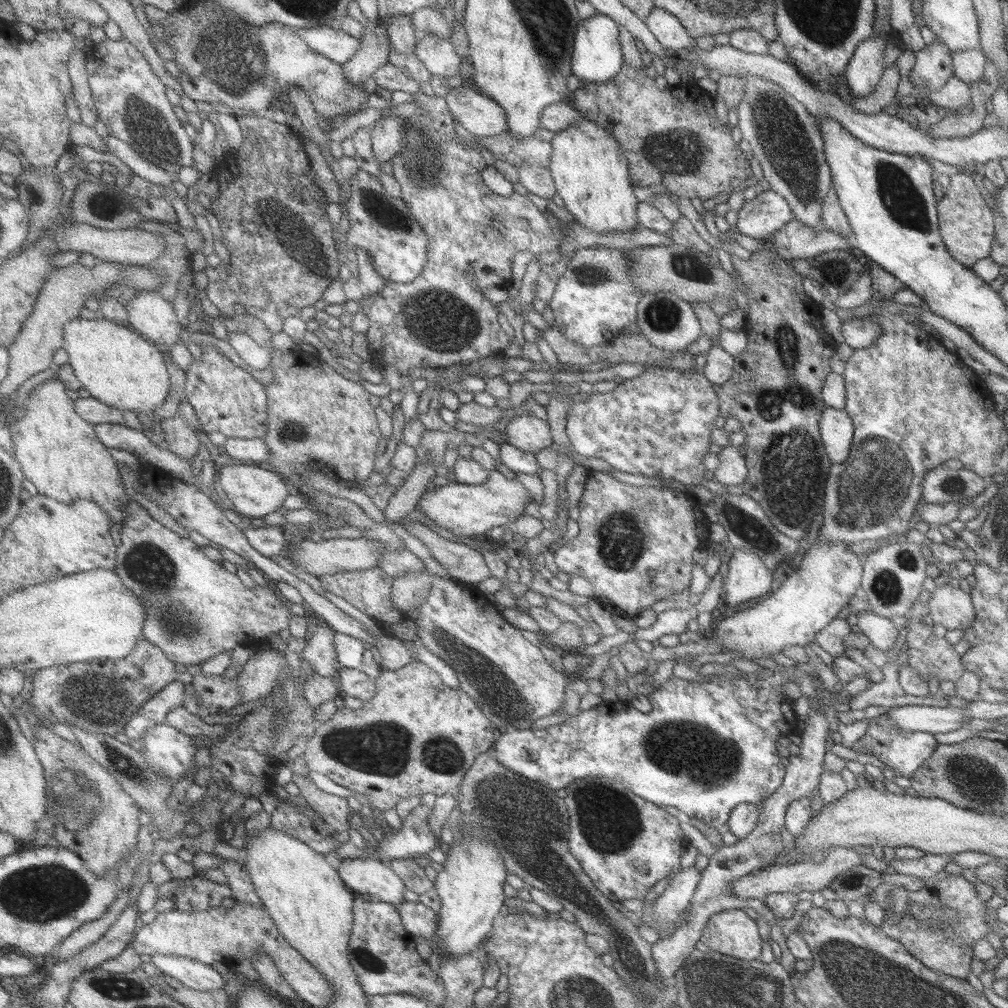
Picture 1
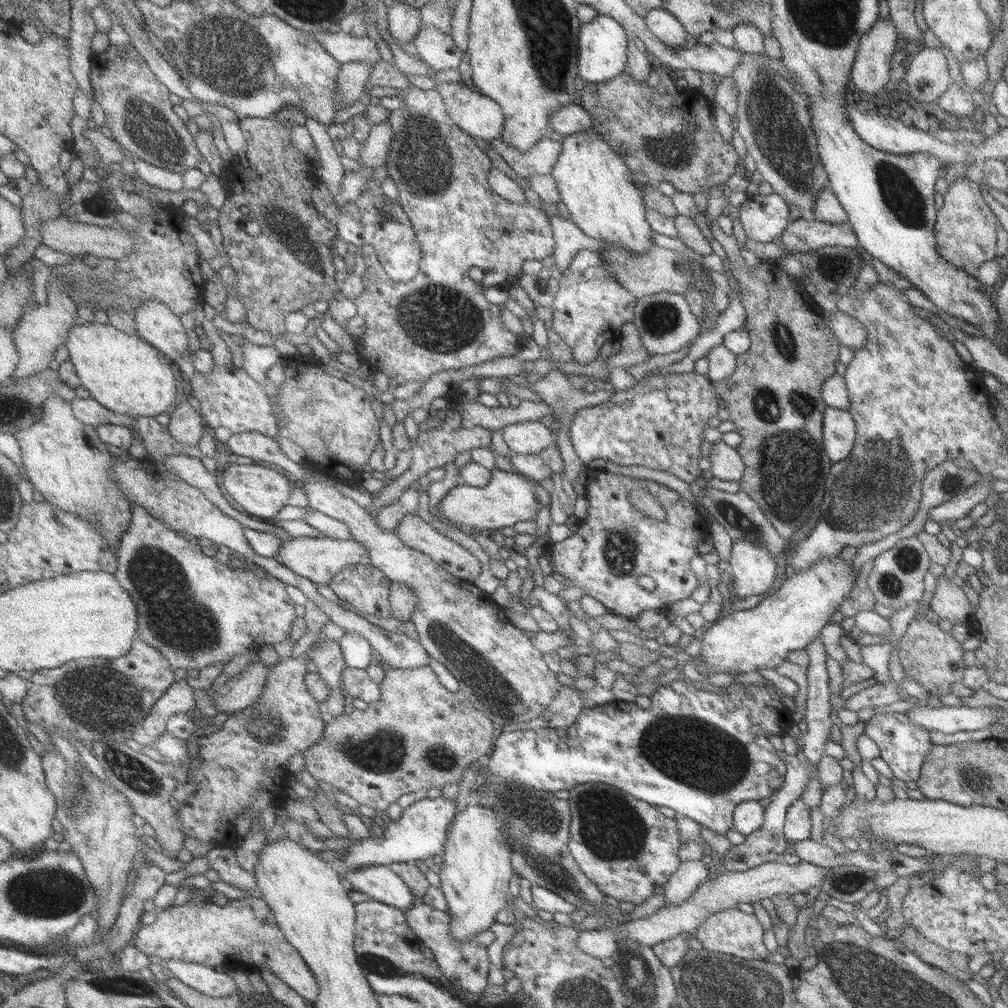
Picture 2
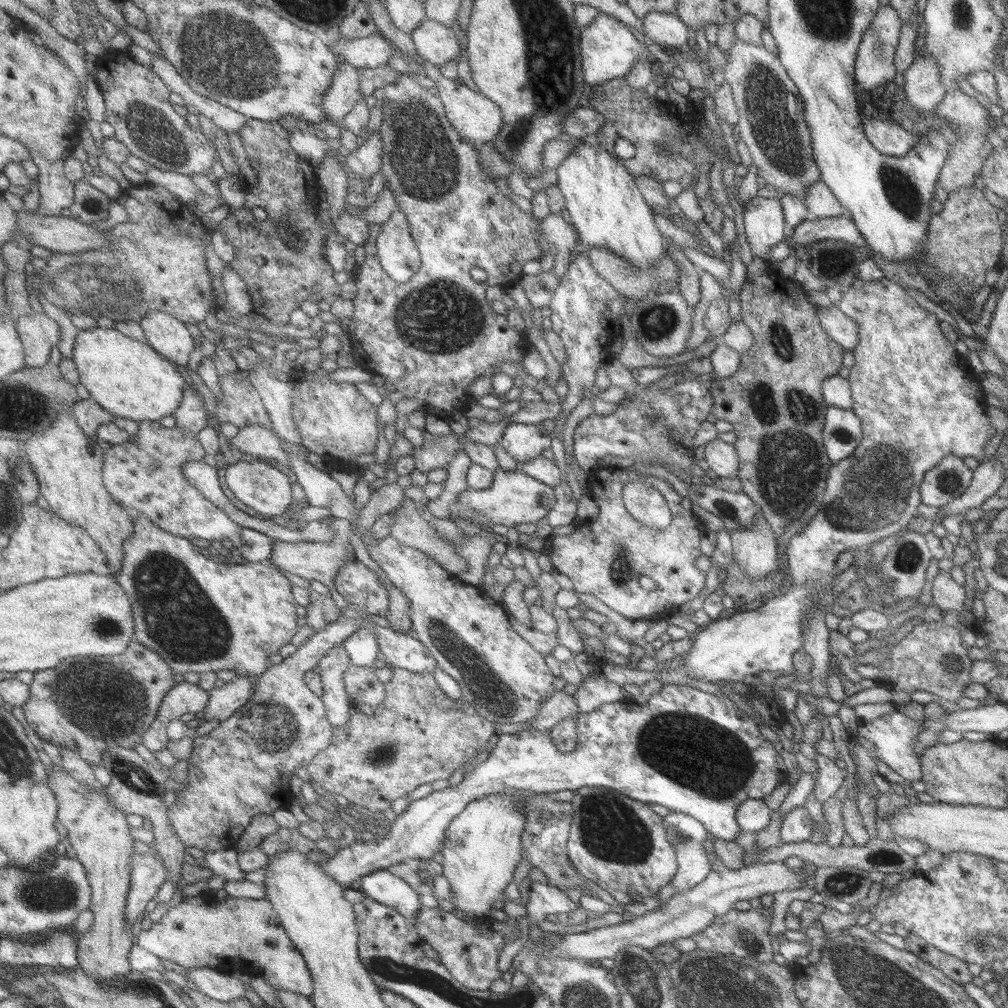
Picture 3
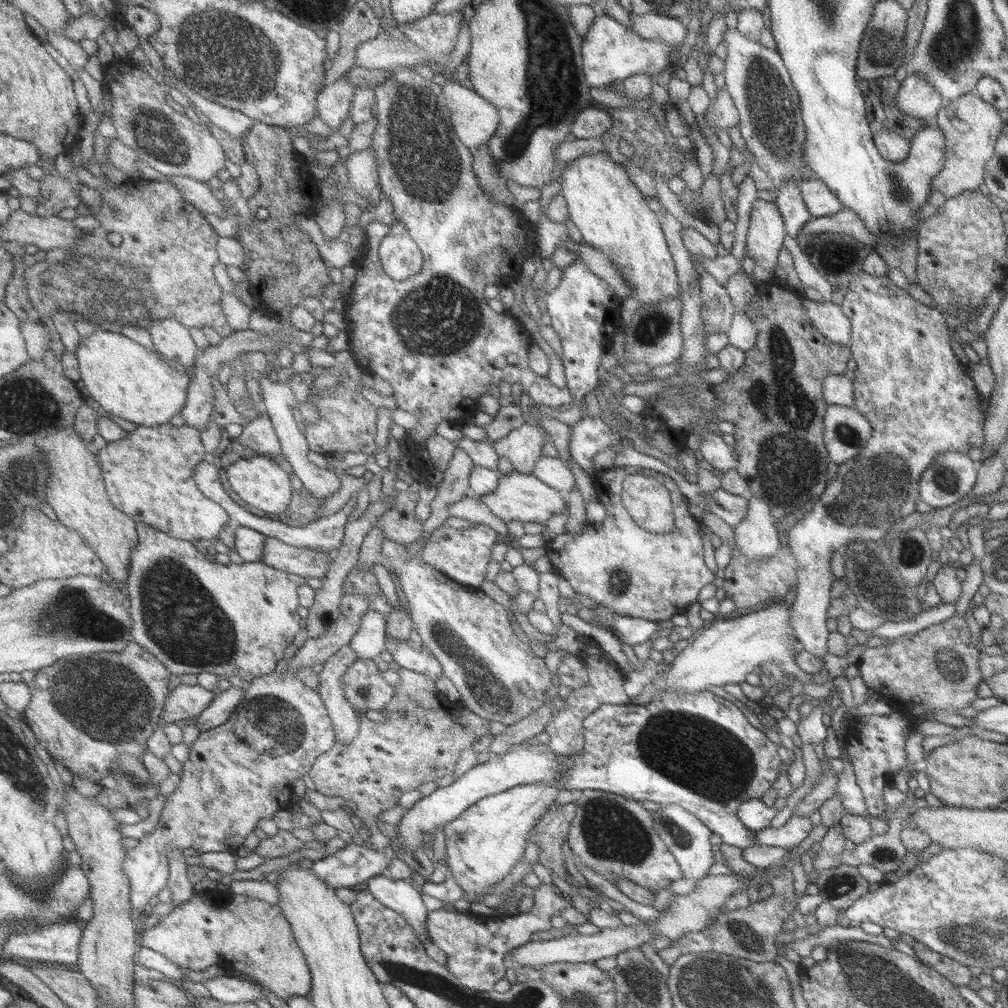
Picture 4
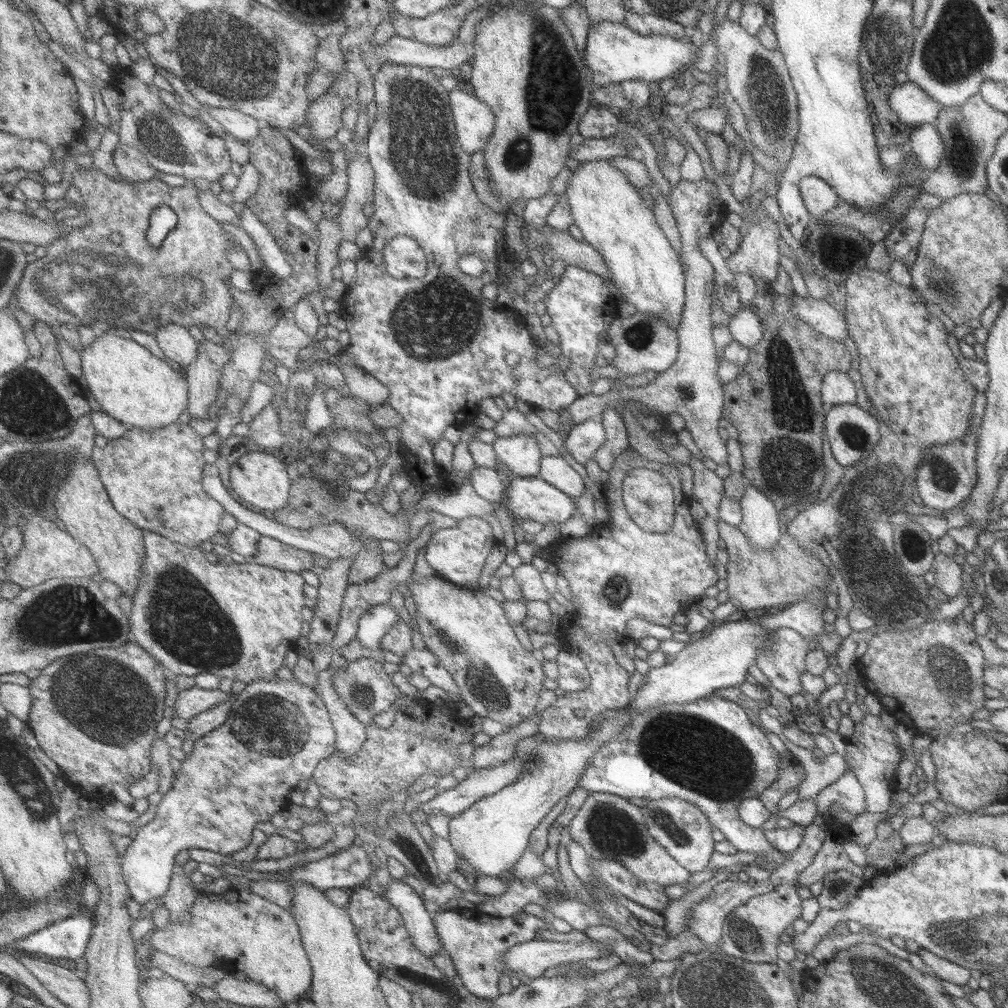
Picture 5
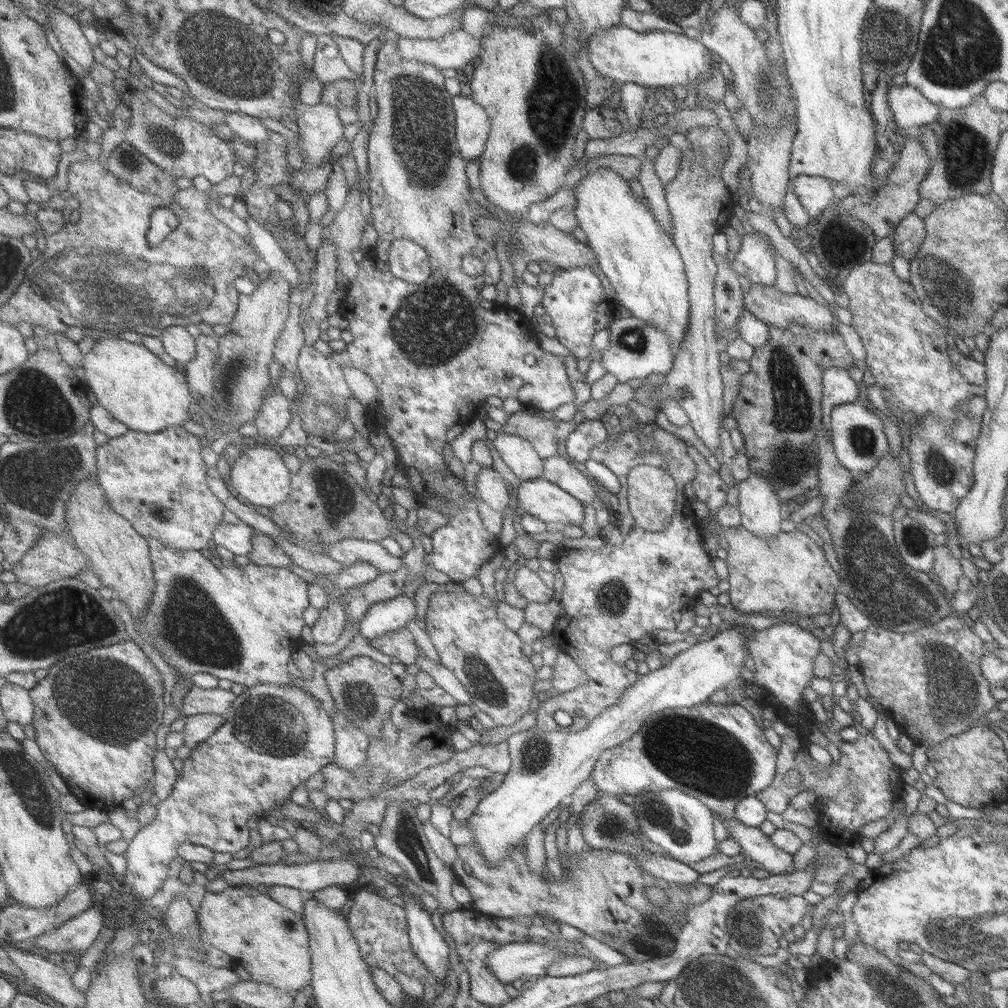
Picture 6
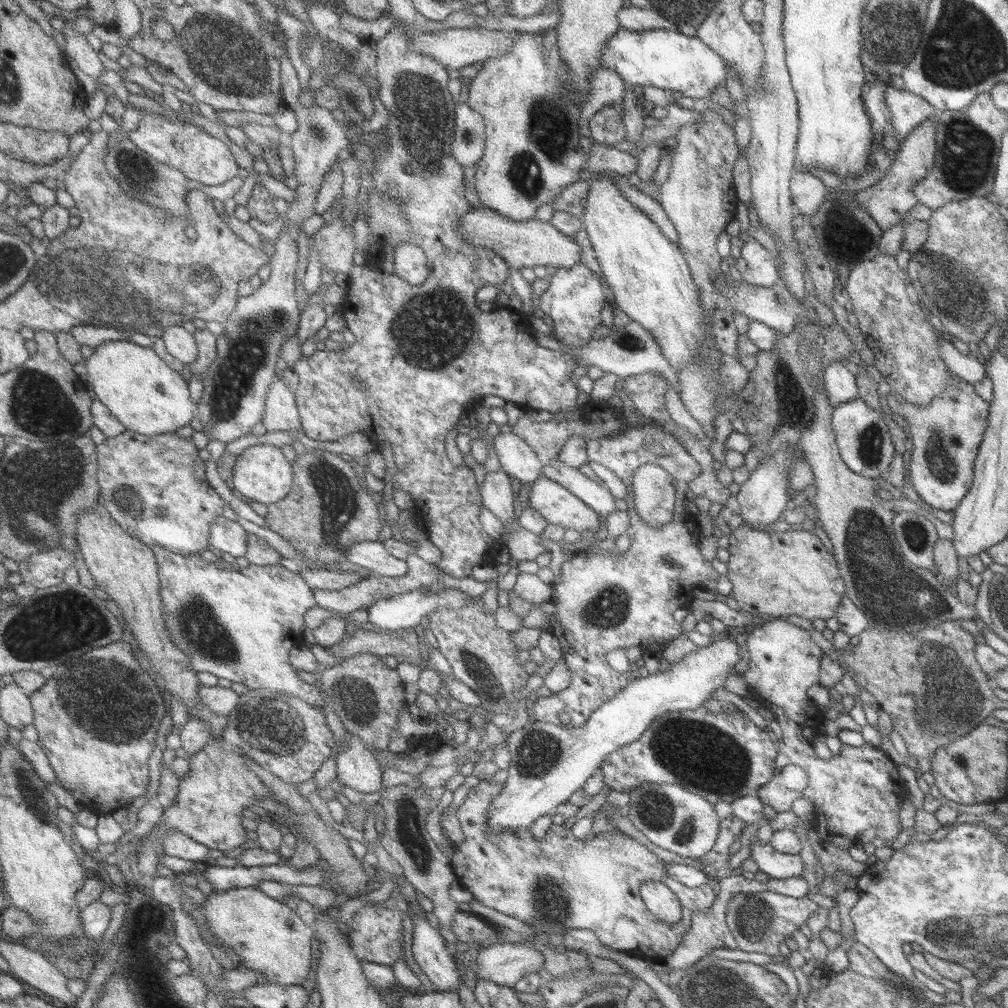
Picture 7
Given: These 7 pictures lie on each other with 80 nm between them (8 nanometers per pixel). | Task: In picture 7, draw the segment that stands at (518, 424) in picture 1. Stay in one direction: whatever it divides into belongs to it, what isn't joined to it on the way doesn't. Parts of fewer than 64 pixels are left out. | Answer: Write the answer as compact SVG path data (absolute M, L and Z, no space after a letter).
M499 432L493 438L501 470L522 484L535 483L543 476L544 463L525 439L515 433Z

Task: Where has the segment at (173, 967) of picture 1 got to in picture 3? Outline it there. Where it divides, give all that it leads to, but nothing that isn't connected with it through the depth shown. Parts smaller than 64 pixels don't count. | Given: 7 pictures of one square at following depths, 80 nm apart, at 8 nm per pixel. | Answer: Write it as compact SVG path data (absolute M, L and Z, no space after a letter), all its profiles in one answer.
M199 968L185 970L187 980L193 982L199 990L221 1002L233 1002L245 999L247 986L236 977L217 972L215 969Z

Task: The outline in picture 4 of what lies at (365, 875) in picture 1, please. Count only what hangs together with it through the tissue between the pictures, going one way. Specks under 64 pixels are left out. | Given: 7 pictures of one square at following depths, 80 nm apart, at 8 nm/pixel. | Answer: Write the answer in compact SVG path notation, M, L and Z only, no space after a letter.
M387 873L369 879L364 887L385 903L385 906L404 915L421 940L431 941L428 935L430 912L423 905L422 891L413 888L411 883L405 880L391 878Z

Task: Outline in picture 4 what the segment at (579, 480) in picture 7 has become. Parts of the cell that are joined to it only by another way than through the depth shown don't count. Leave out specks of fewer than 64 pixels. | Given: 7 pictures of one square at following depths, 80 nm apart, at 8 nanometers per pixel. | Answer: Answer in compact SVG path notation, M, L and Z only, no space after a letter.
M541 457L537 461L533 475L540 478L541 482L547 486L551 486L565 495L572 492L573 488L578 488L577 482L574 482L574 472L561 458Z

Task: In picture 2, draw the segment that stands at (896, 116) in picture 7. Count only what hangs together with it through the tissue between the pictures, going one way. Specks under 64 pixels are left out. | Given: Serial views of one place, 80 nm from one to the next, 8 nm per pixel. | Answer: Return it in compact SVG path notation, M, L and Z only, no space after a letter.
M923 46L914 55L908 57L906 71L902 79L907 84L908 95L921 104L928 104L936 101L945 89L952 83L952 79L947 73L947 61L940 50Z

